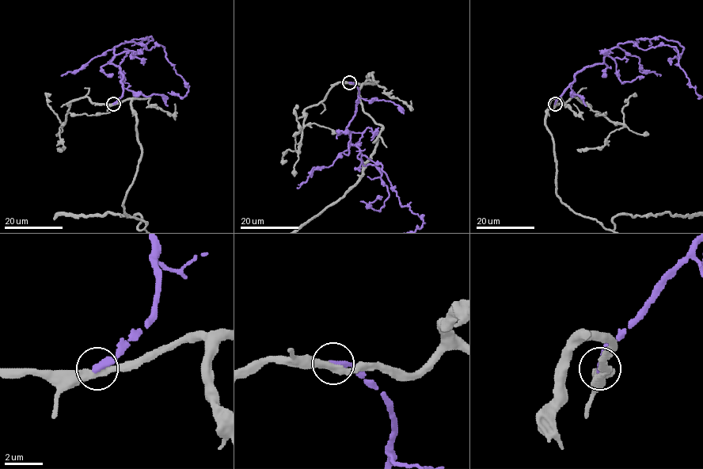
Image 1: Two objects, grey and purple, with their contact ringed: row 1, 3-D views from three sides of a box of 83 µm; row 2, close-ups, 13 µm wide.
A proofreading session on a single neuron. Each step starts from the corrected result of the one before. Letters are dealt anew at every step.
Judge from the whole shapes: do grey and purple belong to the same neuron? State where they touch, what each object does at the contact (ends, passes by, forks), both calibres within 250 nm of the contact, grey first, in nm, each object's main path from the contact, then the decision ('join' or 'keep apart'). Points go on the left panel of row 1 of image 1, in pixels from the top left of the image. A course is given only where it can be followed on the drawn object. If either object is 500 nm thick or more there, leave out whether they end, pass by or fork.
at (113, 104); grey passes by; purple ends there; 360 nm thick on the grey side, 320 nm on the other; purple runs (113, 104), (123, 75), (111, 62), (122, 43), (163, 47), (188, 88), (184, 97), (168, 92); keep apart

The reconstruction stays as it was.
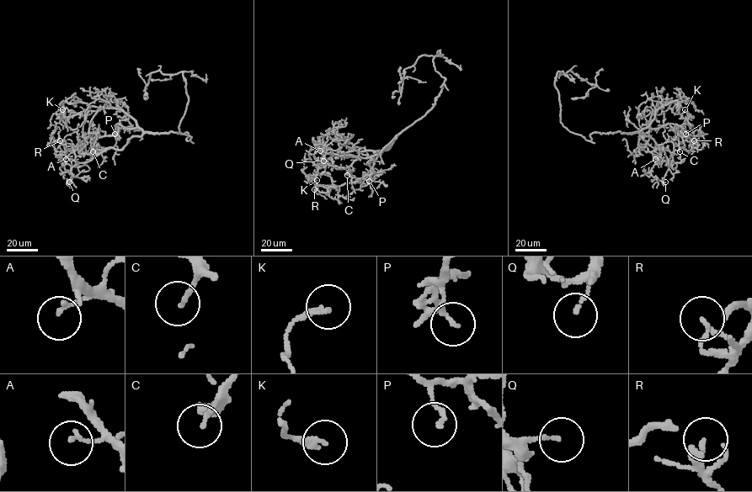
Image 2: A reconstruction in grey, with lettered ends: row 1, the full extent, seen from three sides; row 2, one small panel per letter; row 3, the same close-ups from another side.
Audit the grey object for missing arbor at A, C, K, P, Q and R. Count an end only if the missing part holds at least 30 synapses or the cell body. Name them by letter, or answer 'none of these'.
C

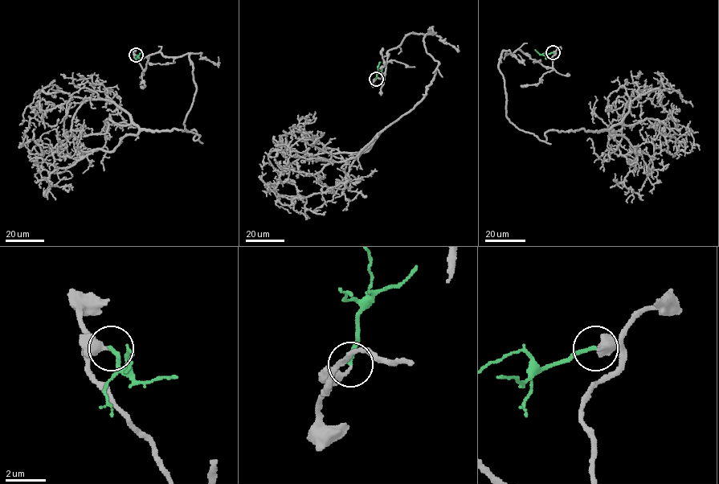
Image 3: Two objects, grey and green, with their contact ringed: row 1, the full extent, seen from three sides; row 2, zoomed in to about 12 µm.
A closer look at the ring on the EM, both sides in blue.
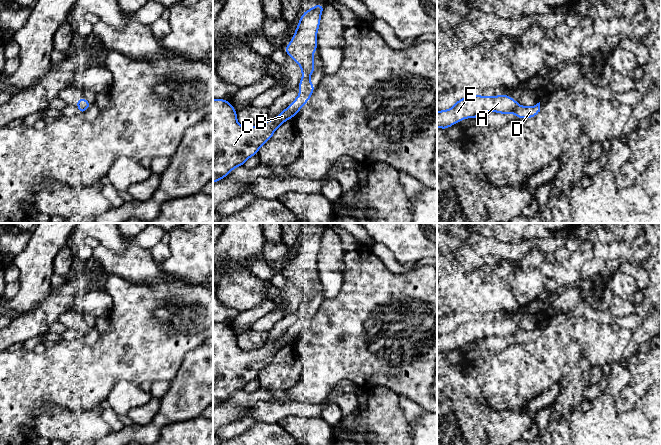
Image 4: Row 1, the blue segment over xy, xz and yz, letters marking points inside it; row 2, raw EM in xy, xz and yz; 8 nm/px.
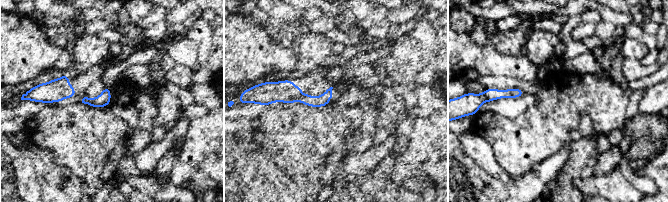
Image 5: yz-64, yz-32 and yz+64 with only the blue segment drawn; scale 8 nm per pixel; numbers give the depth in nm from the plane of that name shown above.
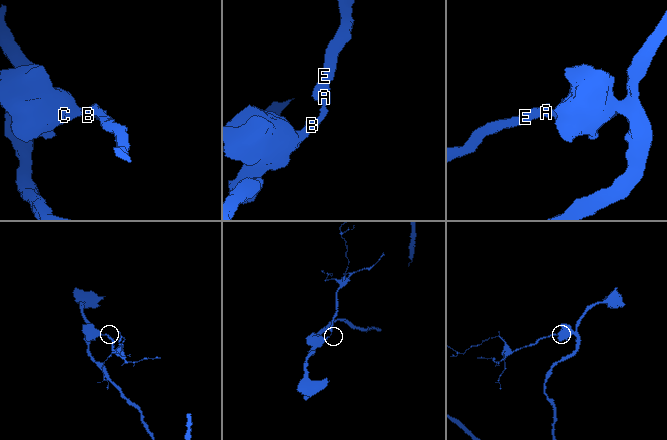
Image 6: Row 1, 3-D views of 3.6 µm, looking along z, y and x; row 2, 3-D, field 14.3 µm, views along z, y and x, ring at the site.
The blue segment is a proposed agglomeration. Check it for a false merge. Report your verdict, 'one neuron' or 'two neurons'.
two neurons

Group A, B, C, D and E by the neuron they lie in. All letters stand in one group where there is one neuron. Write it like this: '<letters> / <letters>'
A E / B C D

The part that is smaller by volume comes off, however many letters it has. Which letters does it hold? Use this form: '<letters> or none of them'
A, E

